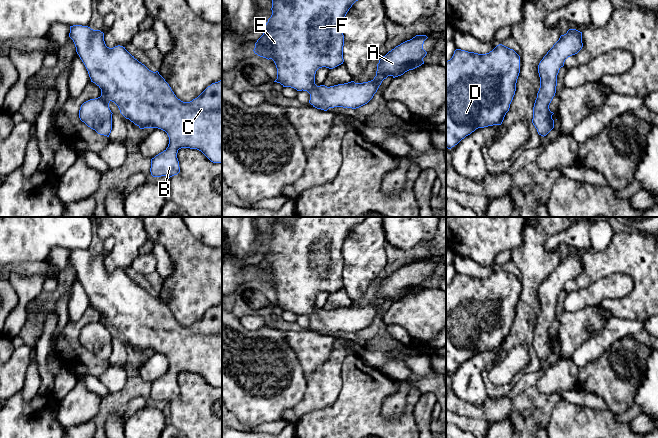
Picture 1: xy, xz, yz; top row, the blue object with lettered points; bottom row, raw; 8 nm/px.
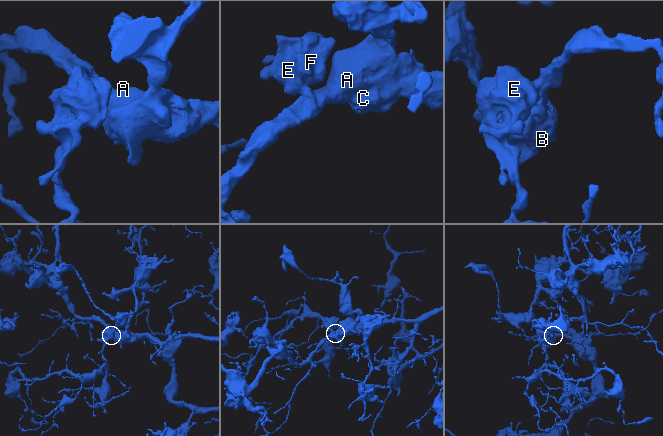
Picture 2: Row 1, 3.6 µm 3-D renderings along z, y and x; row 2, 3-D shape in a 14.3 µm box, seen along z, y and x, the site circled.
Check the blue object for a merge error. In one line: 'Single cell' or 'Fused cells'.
Single cell

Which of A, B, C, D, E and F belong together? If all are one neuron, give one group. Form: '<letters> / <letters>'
A B C D E F

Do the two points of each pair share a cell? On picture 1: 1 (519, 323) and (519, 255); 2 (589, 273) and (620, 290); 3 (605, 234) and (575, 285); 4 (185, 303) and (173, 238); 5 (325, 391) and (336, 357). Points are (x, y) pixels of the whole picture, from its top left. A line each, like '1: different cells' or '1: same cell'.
1: same cell
2: different cells
3: different cells
4: same cell
5: same cell

